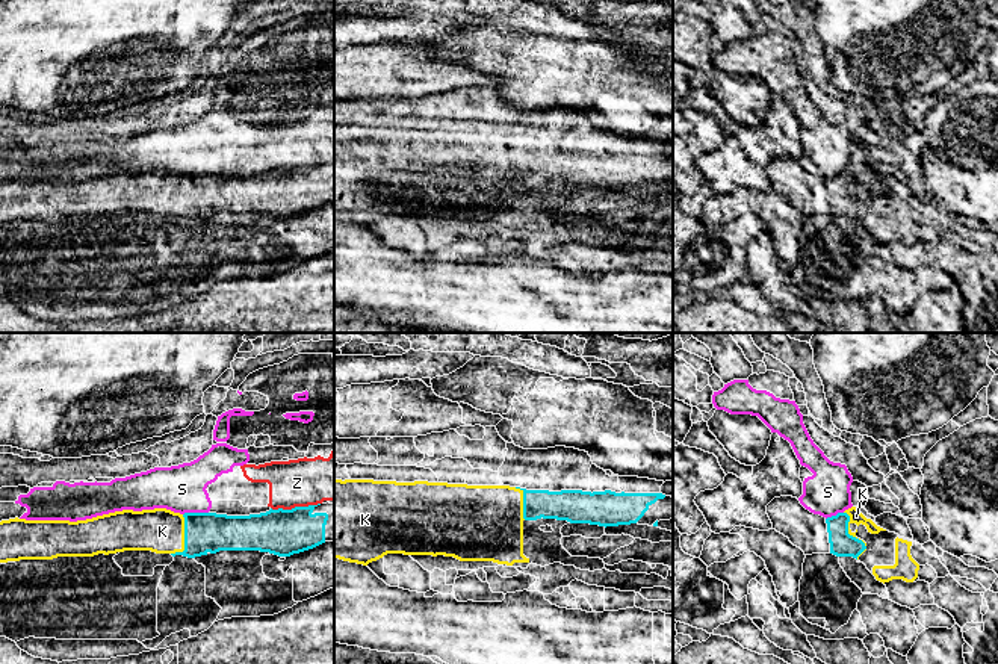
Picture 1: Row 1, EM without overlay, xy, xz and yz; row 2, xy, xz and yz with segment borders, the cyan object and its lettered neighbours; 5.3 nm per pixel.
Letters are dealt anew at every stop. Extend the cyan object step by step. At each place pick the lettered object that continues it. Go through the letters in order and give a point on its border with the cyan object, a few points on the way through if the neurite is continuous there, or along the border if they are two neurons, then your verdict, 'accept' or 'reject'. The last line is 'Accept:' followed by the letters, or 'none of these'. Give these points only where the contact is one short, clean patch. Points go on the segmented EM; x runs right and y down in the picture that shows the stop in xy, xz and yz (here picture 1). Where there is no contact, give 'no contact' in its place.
K: contact yz (852, 536); accept
S: contact xy (195, 513); border xy (207, 511), (186, 511), (183, 515); reject
Z: contact xy (295, 507); border xy (319, 502), (291, 508), (271, 508); reject
Accept: K

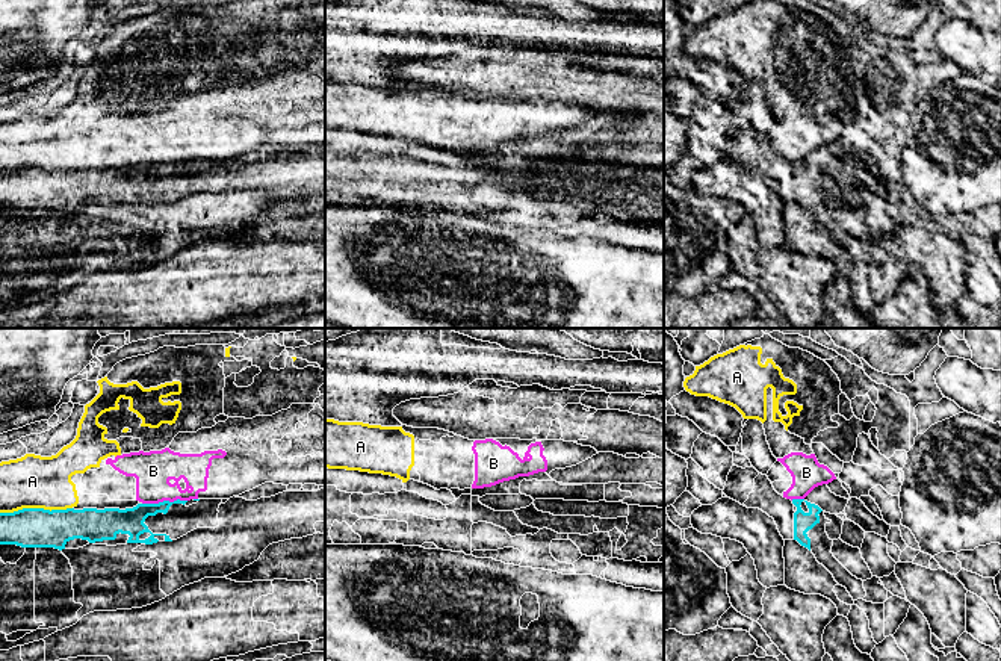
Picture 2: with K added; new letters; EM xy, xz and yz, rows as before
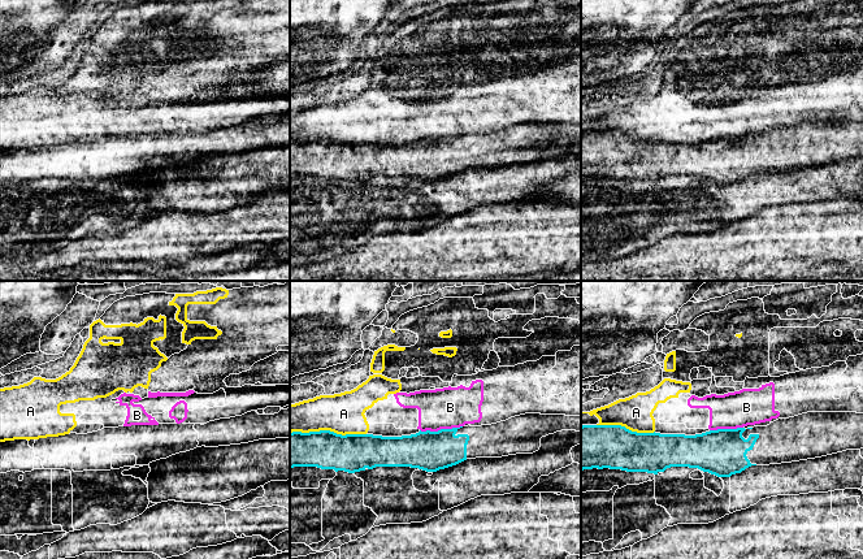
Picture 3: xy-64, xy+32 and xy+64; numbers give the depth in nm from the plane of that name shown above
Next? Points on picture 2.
A: contact xy (35, 508); reject
B: contact xy (164, 501); border xy (186, 499), (142, 504); reject
Accept: none of these

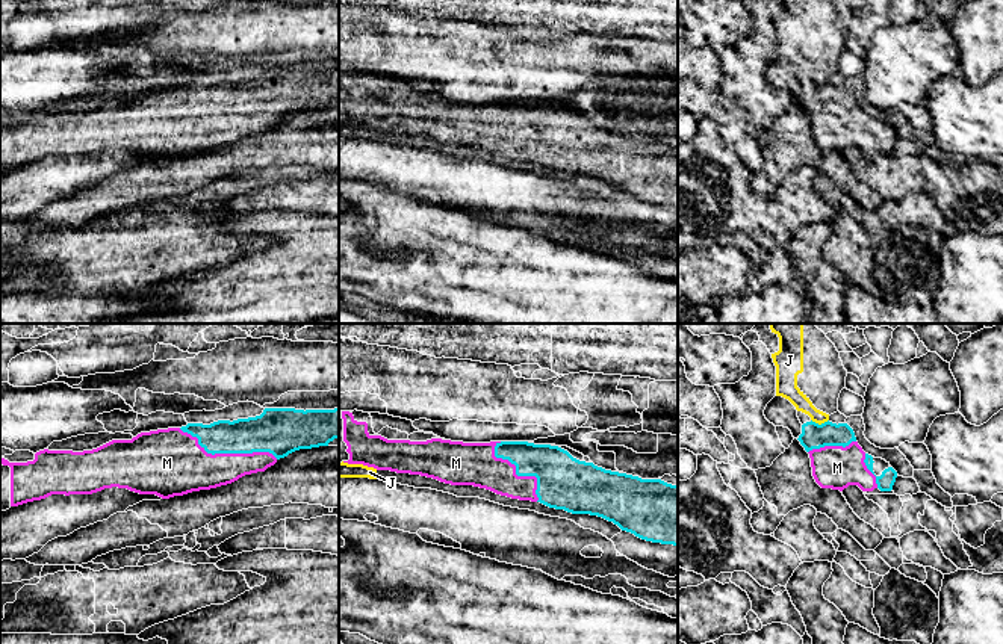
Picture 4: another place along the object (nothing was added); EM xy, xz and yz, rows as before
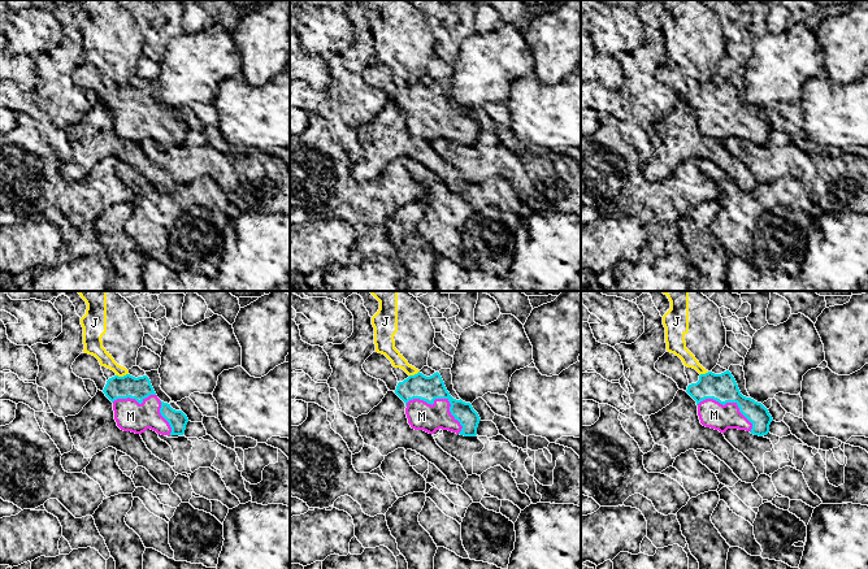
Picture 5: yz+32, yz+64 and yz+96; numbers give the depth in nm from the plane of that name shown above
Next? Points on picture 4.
J: contact yz (822, 424); border yz (811, 419), (819, 424), (828, 421); reject
M: contact xy (227, 452); accept
Accept: M

